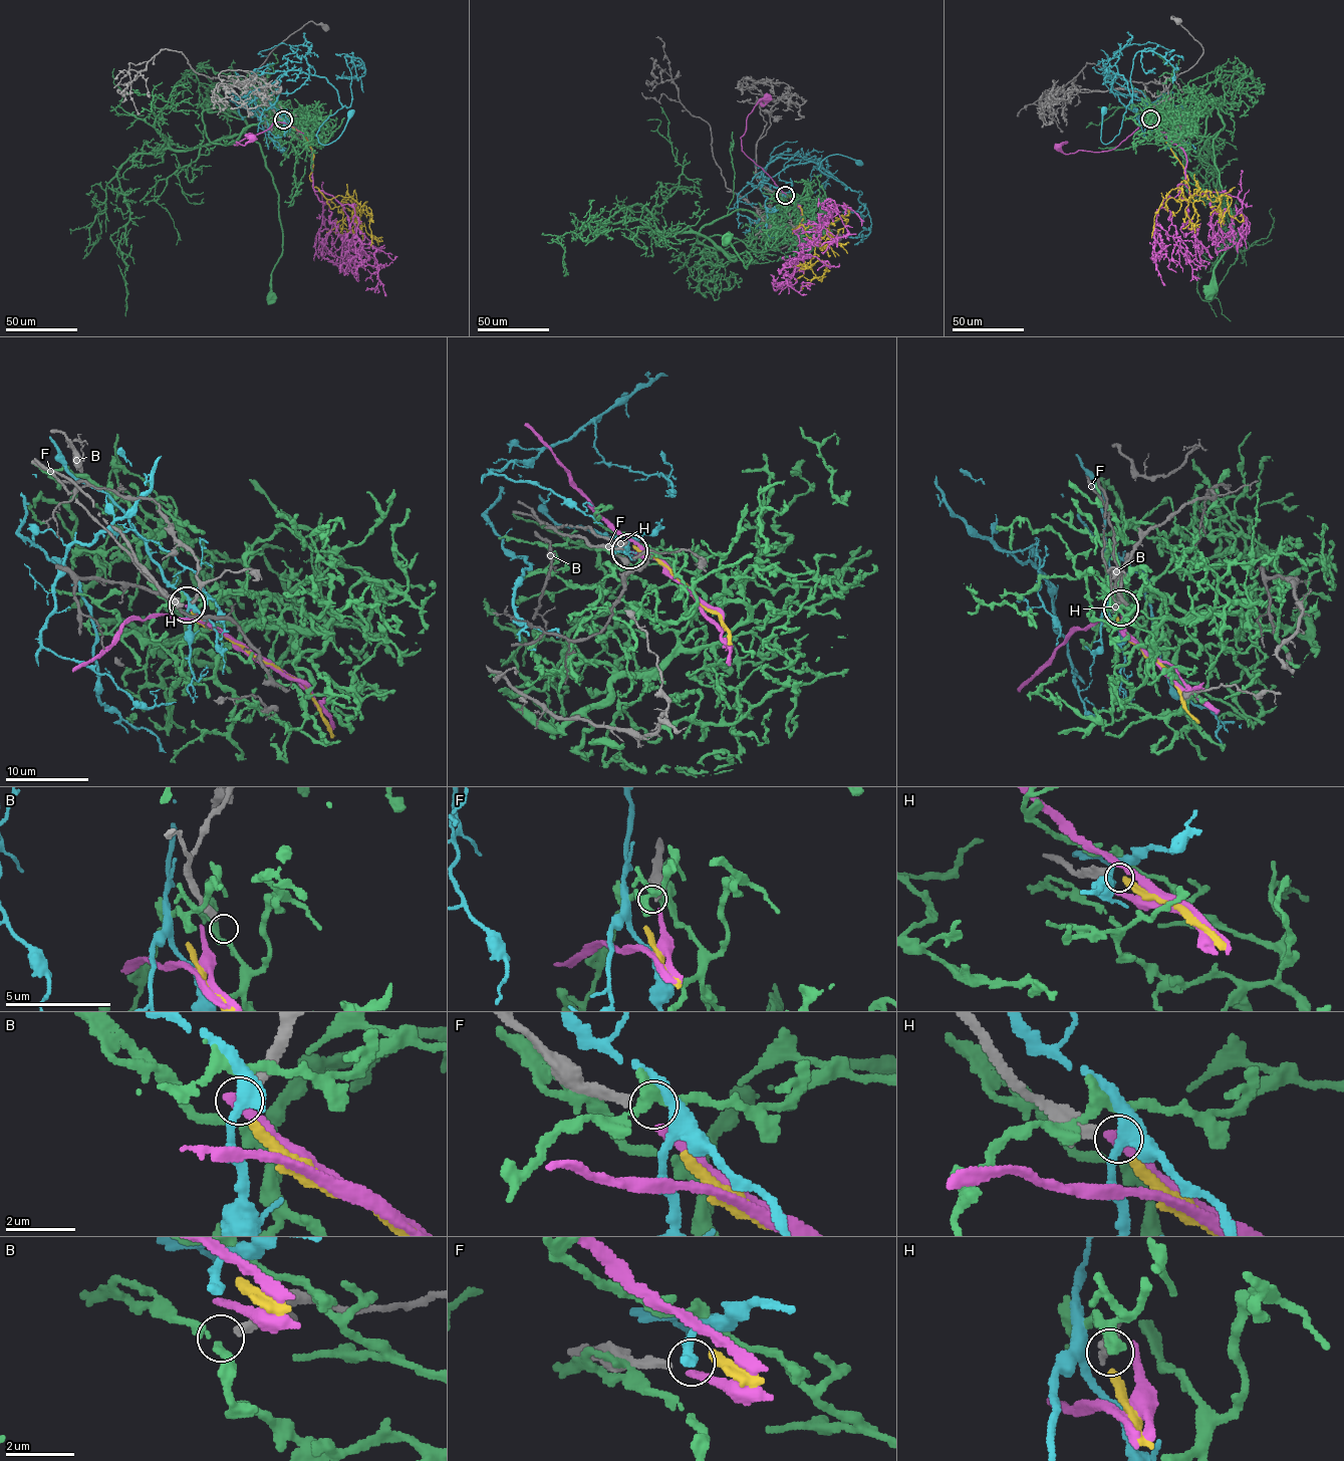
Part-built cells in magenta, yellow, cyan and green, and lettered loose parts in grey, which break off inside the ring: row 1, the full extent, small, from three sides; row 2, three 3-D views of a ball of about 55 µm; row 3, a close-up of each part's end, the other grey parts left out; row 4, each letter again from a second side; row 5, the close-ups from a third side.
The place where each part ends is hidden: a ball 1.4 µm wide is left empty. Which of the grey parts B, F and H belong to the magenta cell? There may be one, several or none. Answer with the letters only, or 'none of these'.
F

